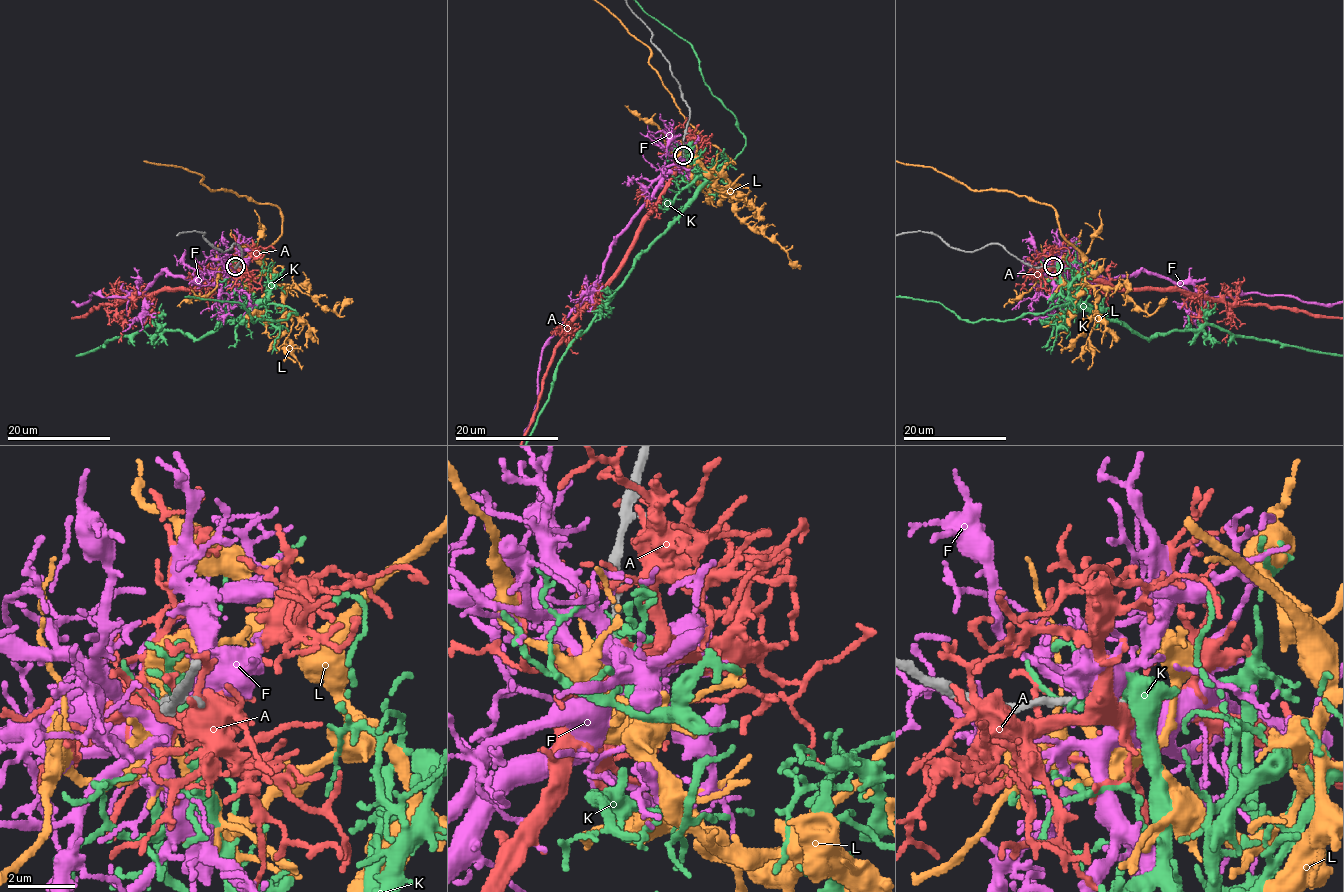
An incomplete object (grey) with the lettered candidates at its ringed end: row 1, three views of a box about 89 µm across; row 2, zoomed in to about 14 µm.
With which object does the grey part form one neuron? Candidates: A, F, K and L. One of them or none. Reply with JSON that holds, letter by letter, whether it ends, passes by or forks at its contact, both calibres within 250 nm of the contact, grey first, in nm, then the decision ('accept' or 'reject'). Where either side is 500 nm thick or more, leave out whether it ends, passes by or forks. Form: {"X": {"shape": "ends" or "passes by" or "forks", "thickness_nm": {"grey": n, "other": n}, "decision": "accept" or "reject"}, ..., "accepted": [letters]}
{"A": {"shape": "forks", "thickness_nm": {"grey": 280, "other": 340}, "decision": "reject"}, "F": {"shape": "forks", "thickness_nm": {"grey": 260, "other": 400}, "decision": "accept"}, "K": {"shape": "forks", "thickness_nm": {"grey": 240, "other": 240}, "decision": "reject"}, "L": {"shape": "ends", "thickness_nm": {"grey": 260, "other": 130}, "decision": "reject"}, "accepted": ["F"]}

